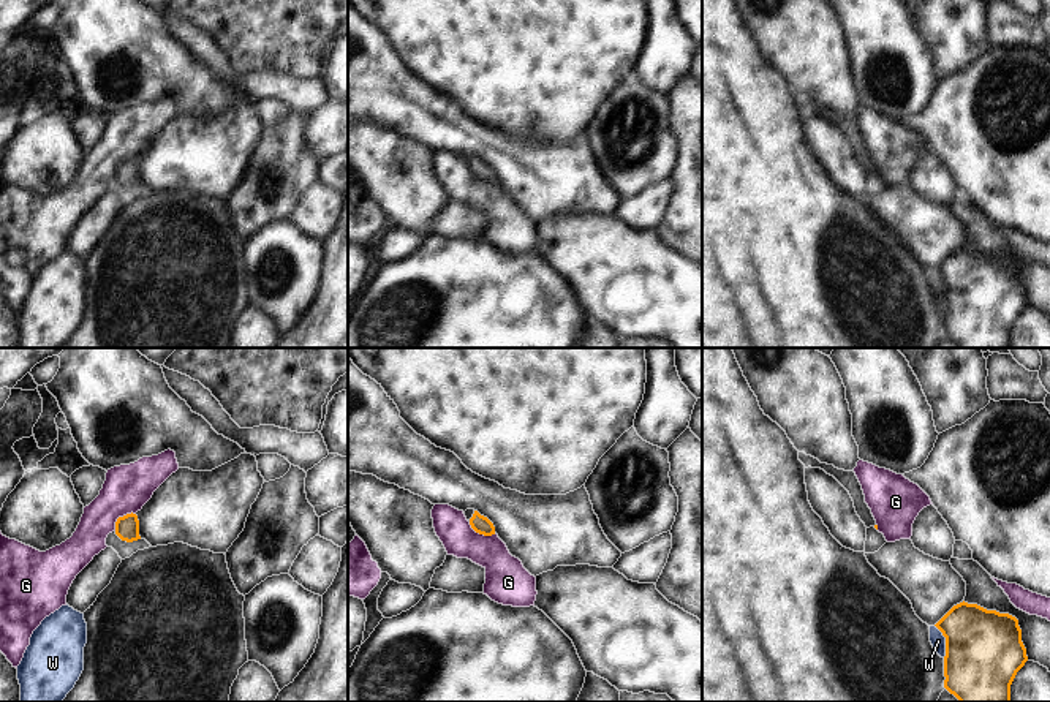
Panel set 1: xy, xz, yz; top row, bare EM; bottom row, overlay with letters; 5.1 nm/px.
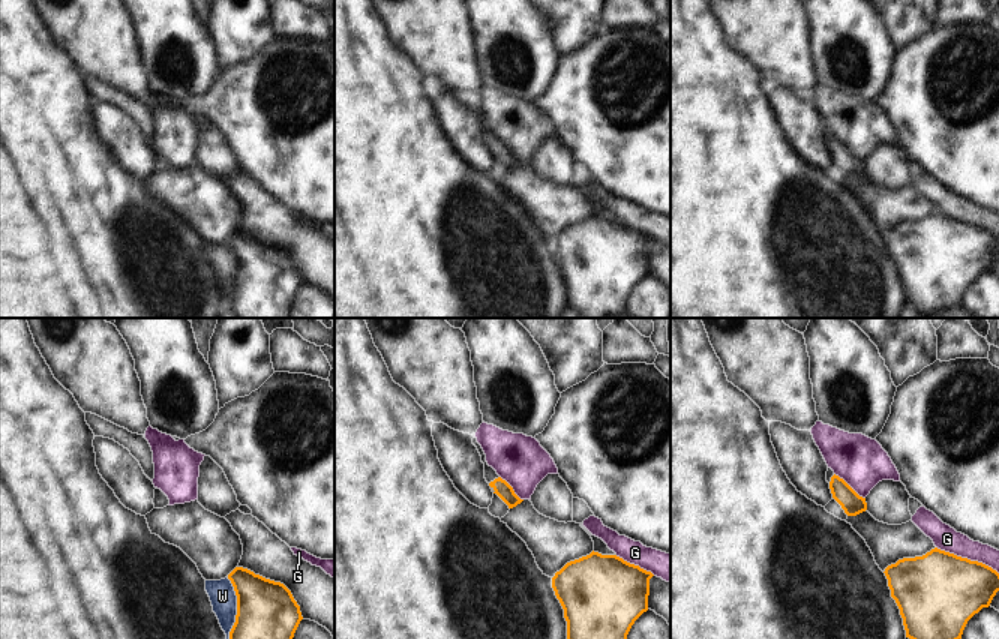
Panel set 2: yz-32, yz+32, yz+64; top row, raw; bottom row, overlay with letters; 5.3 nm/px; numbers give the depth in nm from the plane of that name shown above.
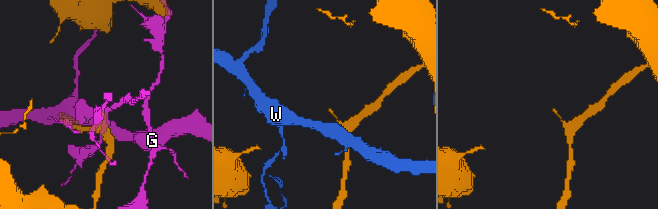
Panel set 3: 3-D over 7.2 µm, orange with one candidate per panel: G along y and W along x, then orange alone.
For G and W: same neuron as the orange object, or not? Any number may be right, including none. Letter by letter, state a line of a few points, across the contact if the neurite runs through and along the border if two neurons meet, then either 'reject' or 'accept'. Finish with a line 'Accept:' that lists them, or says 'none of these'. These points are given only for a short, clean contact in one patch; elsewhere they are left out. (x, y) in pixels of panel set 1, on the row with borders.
G: reject
W: reject
Accept: none of these

